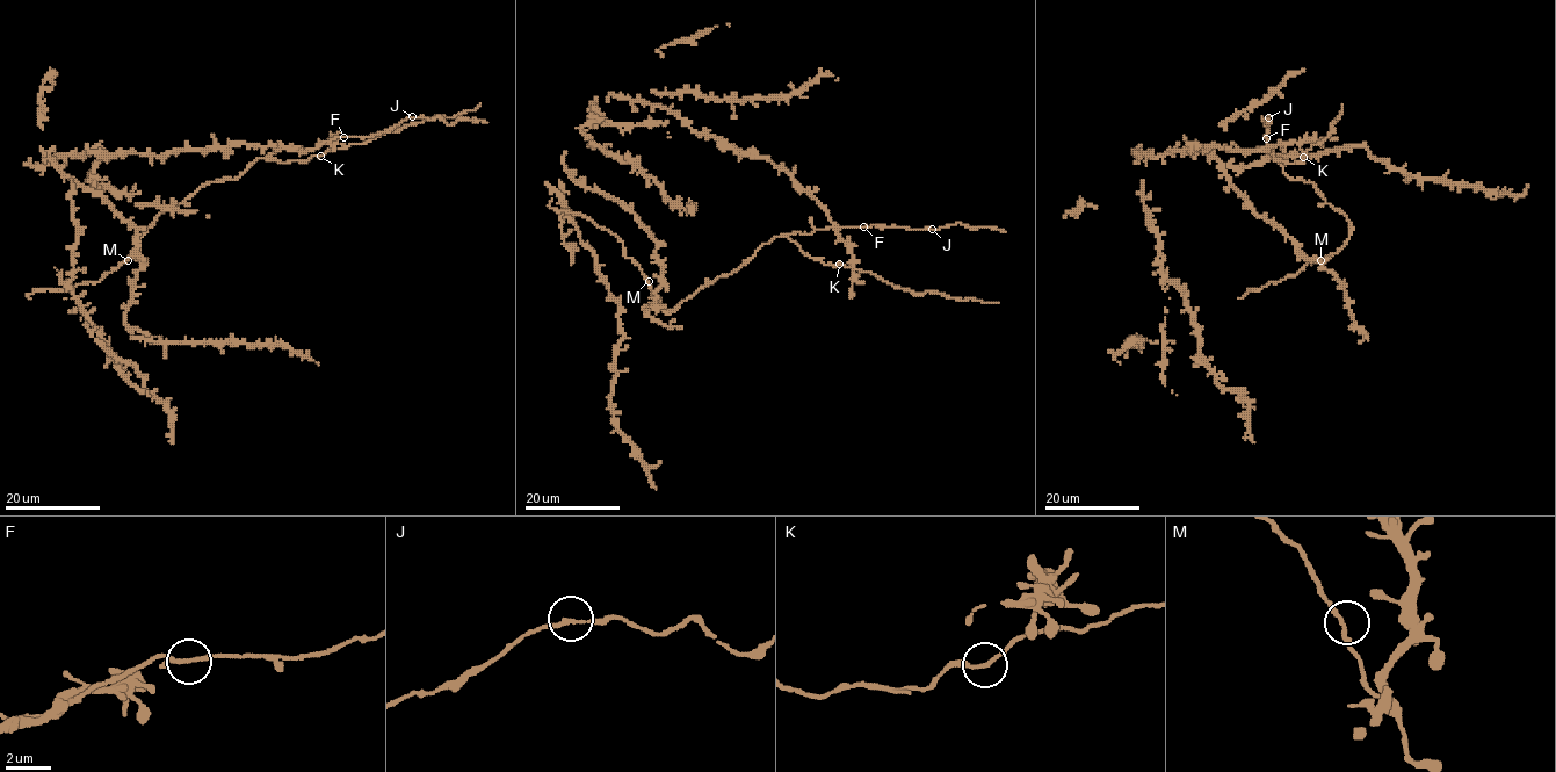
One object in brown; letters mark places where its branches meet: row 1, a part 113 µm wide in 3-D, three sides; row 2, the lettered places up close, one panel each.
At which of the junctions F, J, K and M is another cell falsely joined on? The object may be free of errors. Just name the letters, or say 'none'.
none

